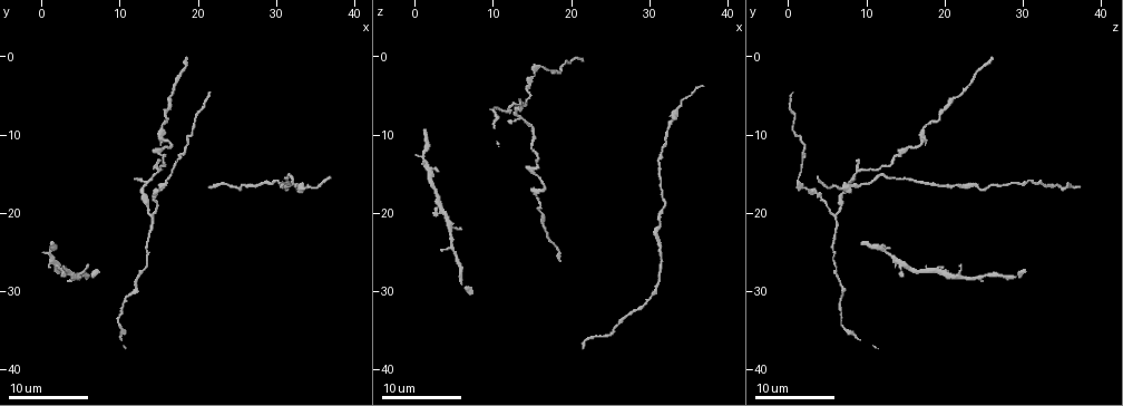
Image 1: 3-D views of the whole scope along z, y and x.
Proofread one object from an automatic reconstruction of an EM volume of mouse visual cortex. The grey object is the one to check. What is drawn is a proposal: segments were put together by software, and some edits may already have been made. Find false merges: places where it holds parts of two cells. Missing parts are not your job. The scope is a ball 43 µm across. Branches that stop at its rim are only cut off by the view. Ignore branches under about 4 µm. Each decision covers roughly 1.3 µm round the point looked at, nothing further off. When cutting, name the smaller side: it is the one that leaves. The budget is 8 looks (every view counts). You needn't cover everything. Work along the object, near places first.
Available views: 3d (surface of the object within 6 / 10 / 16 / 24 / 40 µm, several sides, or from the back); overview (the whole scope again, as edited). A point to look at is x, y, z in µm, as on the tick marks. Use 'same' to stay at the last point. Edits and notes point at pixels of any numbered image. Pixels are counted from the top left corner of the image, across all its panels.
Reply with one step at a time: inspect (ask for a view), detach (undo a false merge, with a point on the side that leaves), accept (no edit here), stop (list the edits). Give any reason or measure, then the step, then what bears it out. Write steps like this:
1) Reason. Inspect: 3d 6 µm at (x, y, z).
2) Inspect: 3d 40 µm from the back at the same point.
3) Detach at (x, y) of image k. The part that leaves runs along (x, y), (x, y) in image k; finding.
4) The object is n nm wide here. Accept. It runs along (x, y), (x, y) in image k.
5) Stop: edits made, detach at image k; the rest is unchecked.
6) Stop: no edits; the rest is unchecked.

Inspect: 3d 16 µm at (16.5, 15.5, 1.5).

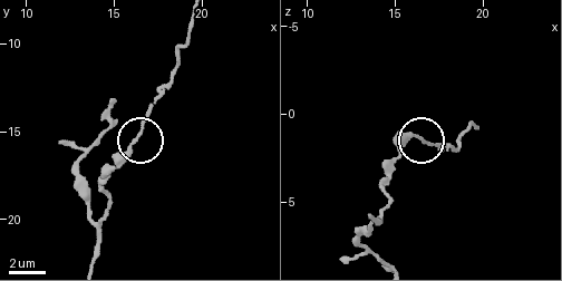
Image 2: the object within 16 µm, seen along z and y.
Accept. All the same cell.

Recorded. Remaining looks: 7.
Inspect: 3d 16 µm at (31.0, 16.0, 15.5).

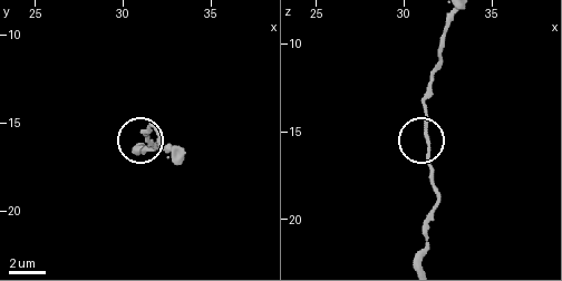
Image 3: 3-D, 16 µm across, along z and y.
Inspect: 3d 6 µm at the same point.

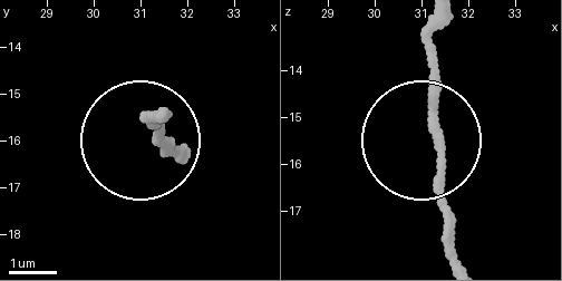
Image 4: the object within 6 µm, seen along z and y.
Accept. One cell here.

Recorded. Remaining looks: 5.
A fork. Inspect: 3d 6 µm at (14.0, 20.5, 6.0).

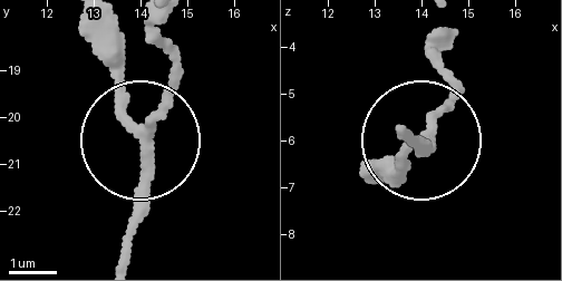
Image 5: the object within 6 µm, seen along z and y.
Inspect: 3d 6 µm from the back at the same point.

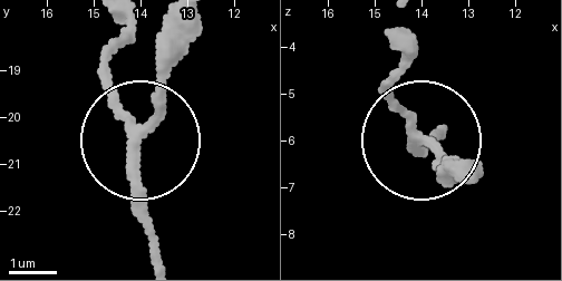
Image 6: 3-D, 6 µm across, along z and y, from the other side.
Accept. It runs along (164, 26), (161, 109), (141, 137), (113, 97), (113, 54) in image 6; continuous, no second cell.

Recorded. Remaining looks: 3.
Sudden change in width. Inspect: 3d 10 µm at (15.5, 9.0, 17.0).

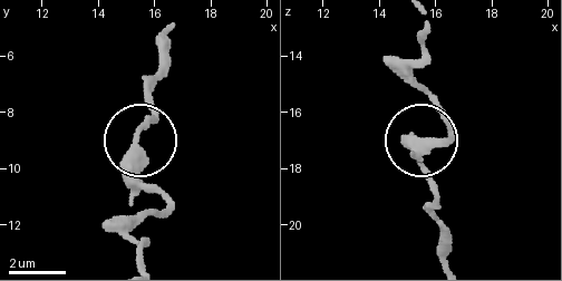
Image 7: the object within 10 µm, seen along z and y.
Accept. One cell here.

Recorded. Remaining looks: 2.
Stop: no edits; the rest is unchecked.

